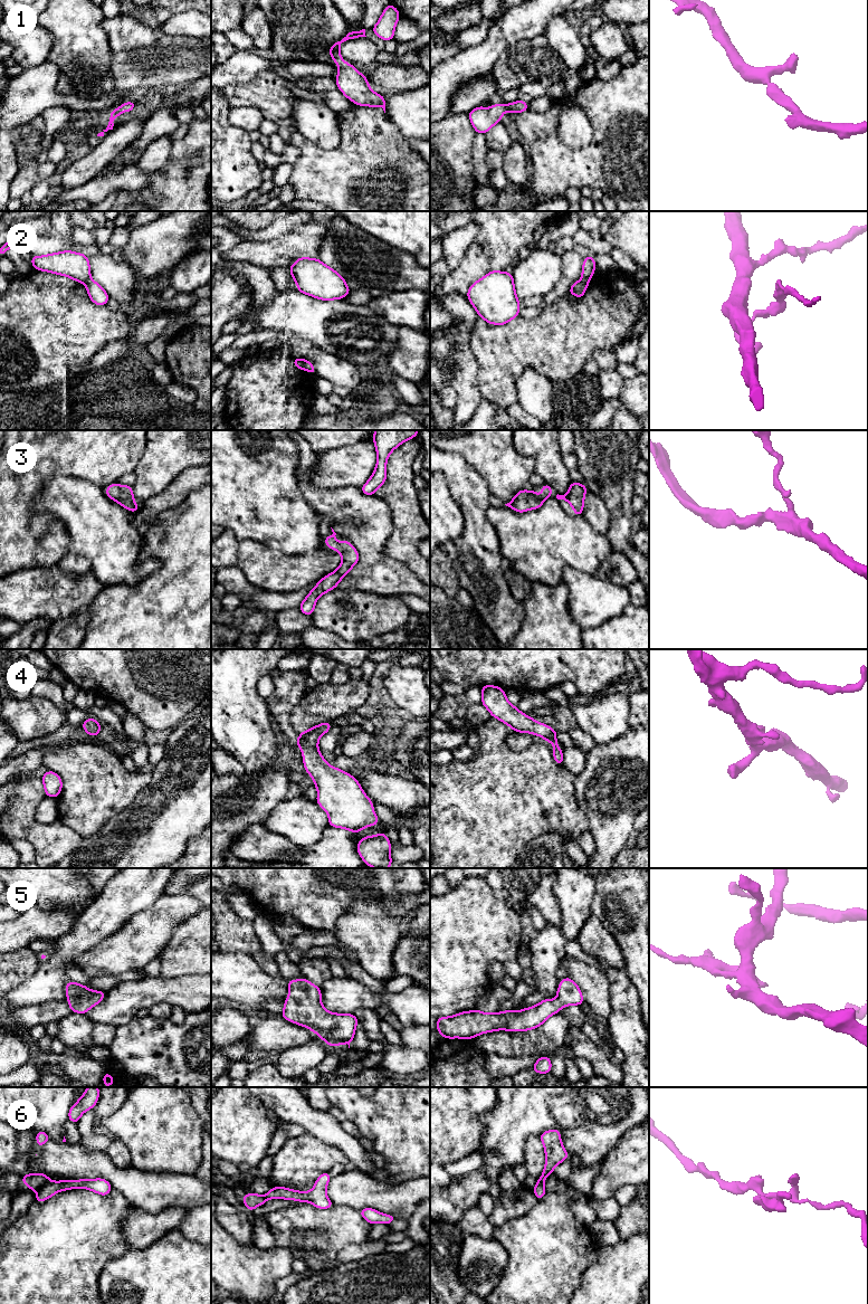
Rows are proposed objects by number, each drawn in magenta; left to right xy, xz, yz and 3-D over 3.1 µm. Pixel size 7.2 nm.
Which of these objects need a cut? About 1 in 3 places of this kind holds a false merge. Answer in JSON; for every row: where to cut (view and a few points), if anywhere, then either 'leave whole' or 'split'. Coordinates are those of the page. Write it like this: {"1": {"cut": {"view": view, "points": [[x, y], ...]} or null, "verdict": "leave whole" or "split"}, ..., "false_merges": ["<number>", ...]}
{"1": {"cut": null, "verdict": "leave whole"}, "2": {"cut": {"view": "xz", "points": [[304, 360], [307, 369]]}, "verdict": "split"}, "3": {"cut": null, "verdict": "leave whole"}, "4": {"cut": null, "verdict": "leave whole"}, "5": {"cut": null, "verdict": "leave whole"}, "6": {"cut": {"view": "xy", "points": [[48, 1180], [38, 1190]]}, "verdict": "split"}, "false_merges": ["2", "6"]}

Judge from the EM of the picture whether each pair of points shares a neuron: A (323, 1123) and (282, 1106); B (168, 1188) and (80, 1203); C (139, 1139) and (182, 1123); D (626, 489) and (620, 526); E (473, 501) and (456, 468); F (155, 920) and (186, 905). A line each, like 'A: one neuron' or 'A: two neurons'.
A: one neuron
B: two neurons
C: one neuron
D: one neuron
E: one neuron
F: one neuron

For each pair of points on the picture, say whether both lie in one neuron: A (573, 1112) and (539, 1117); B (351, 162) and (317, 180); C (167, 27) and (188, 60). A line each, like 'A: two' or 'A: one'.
A: two
B: one
C: two

